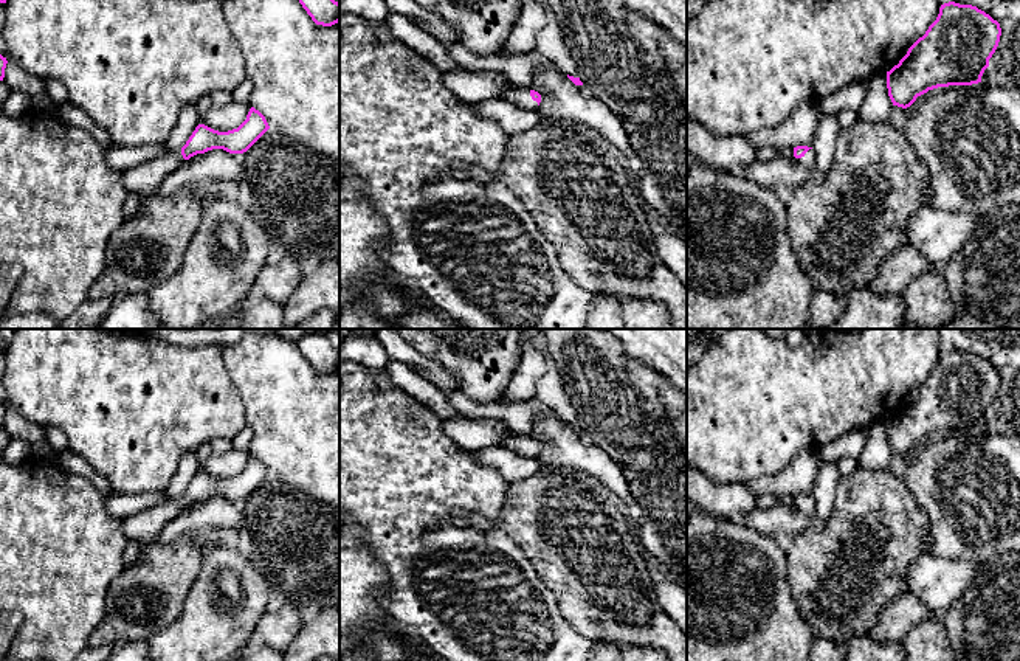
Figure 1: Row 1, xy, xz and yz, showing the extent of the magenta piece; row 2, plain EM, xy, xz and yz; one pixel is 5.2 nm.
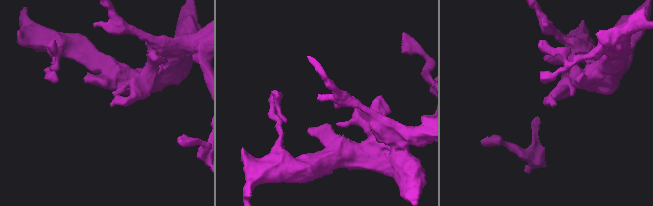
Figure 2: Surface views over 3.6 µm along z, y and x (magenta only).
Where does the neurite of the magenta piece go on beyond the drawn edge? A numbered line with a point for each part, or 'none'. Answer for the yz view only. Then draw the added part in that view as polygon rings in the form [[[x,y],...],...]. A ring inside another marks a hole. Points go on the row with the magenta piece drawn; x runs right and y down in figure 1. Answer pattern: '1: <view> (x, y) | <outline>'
1: yz (808, 162) | [[[809,149],[801,158],[795,158],[803,168],[809,169],[814,174],[815,172],[815,155],[812,149]]]

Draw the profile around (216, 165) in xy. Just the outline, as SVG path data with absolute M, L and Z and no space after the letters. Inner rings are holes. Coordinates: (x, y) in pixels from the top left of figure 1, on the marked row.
M212 149L184 160L157 188L157 196L171 196L184 188L202 188L209 182L242 180L243 155Z

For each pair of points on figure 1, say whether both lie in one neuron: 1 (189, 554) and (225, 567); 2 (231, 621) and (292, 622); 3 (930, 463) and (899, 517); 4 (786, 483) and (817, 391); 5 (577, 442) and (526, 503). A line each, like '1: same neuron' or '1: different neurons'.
1: different neurons
2: different neurons
3: different neurons
4: different neurons
5: different neurons

